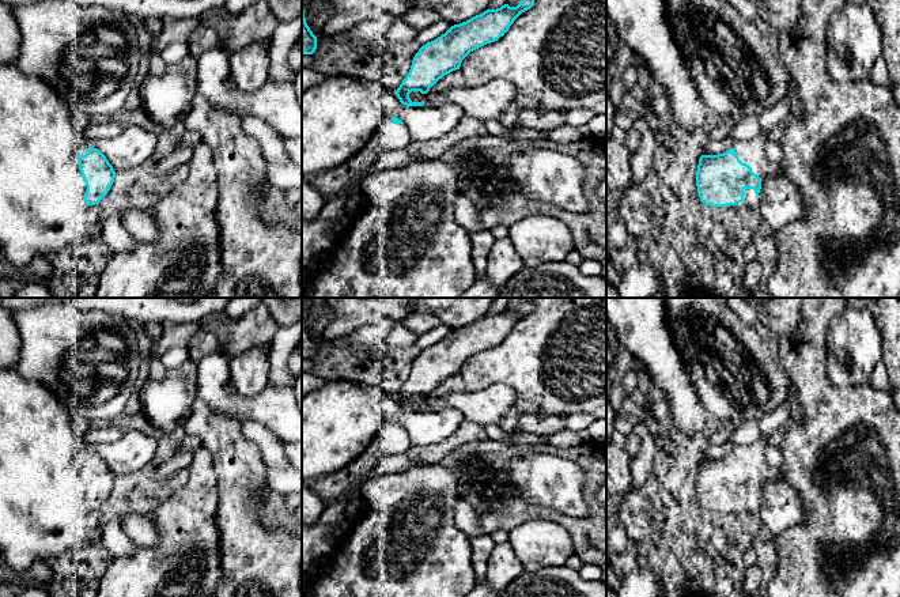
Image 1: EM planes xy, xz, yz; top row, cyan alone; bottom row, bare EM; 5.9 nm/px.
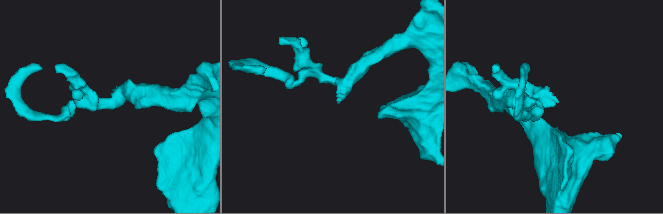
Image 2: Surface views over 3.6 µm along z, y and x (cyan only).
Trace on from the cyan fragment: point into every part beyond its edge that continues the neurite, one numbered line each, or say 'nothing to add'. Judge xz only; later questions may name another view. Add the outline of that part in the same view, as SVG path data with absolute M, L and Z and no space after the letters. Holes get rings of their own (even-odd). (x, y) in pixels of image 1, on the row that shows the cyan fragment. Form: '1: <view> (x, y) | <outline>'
1: xz (389, 136) | M385 116L366 146L340 166L311 177L310 184L328 203L340 192L355 190L353 182L360 182L367 175L381 154L406 148L411 143L408 126L394 124L390 116Z

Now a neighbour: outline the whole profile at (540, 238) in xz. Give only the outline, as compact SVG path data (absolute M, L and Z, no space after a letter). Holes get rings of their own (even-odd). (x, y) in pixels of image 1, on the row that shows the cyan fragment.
M533 215L508 227L508 238L526 267L566 261L574 250L568 226L555 216Z

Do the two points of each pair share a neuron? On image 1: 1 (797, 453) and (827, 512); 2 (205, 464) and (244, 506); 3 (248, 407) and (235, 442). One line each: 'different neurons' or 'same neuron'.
1: same neuron
2: different neurons
3: different neurons

